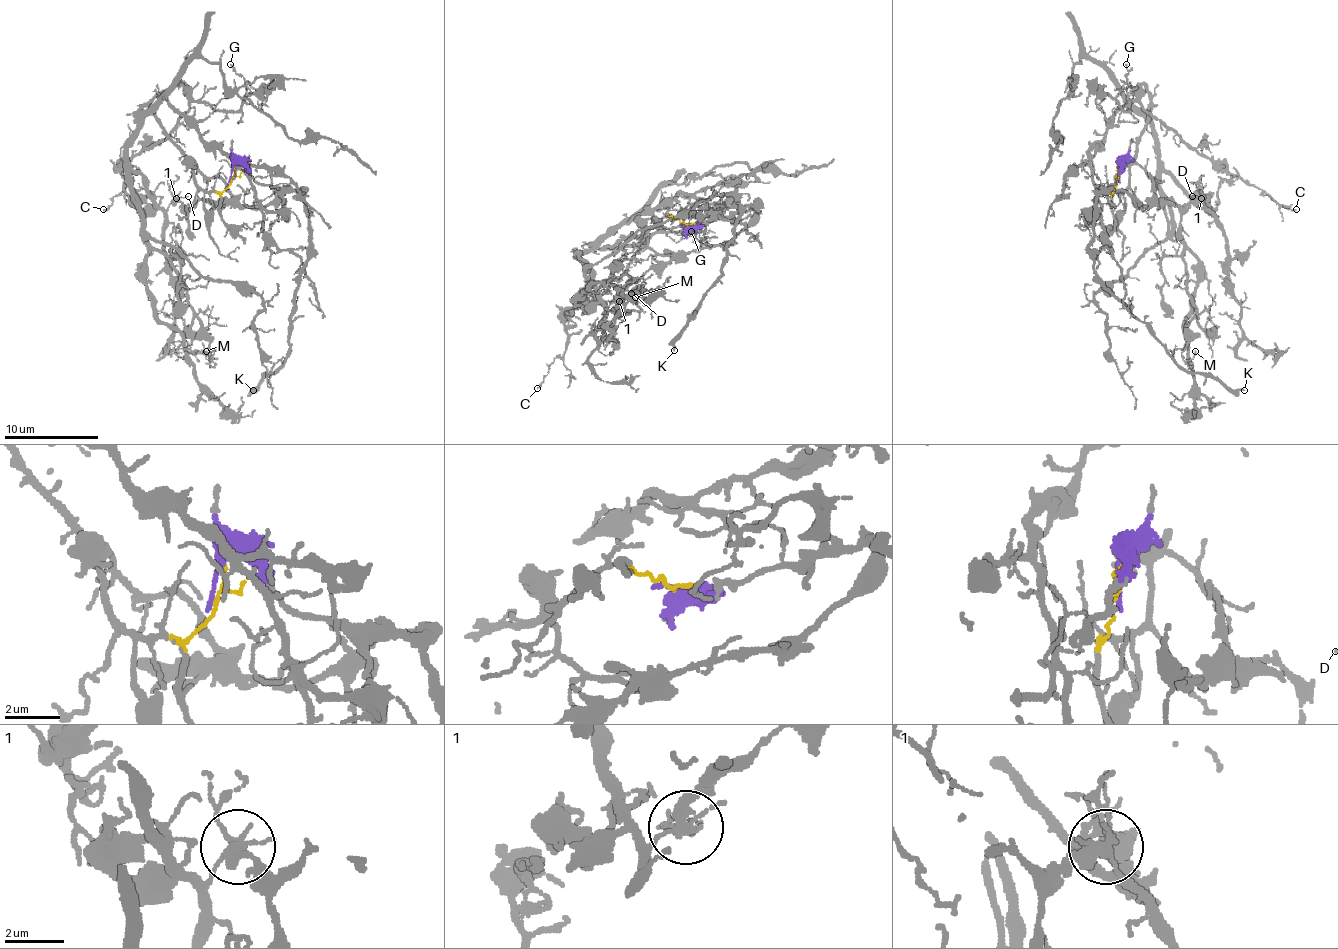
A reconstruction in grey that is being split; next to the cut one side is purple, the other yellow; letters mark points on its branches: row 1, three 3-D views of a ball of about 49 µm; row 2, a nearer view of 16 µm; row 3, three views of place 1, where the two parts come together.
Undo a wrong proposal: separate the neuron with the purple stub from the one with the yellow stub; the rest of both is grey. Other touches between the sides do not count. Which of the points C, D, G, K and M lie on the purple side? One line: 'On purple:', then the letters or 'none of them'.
On purple: K

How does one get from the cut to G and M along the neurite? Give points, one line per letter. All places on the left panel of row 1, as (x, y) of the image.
G: (234, 174), (221, 191), (203, 191), (151, 106), (179, 85), (195, 101), (237, 110), (244, 77), (230, 63)
M: (234, 174), (203, 191), (142, 108), (128, 191), (205, 351)

